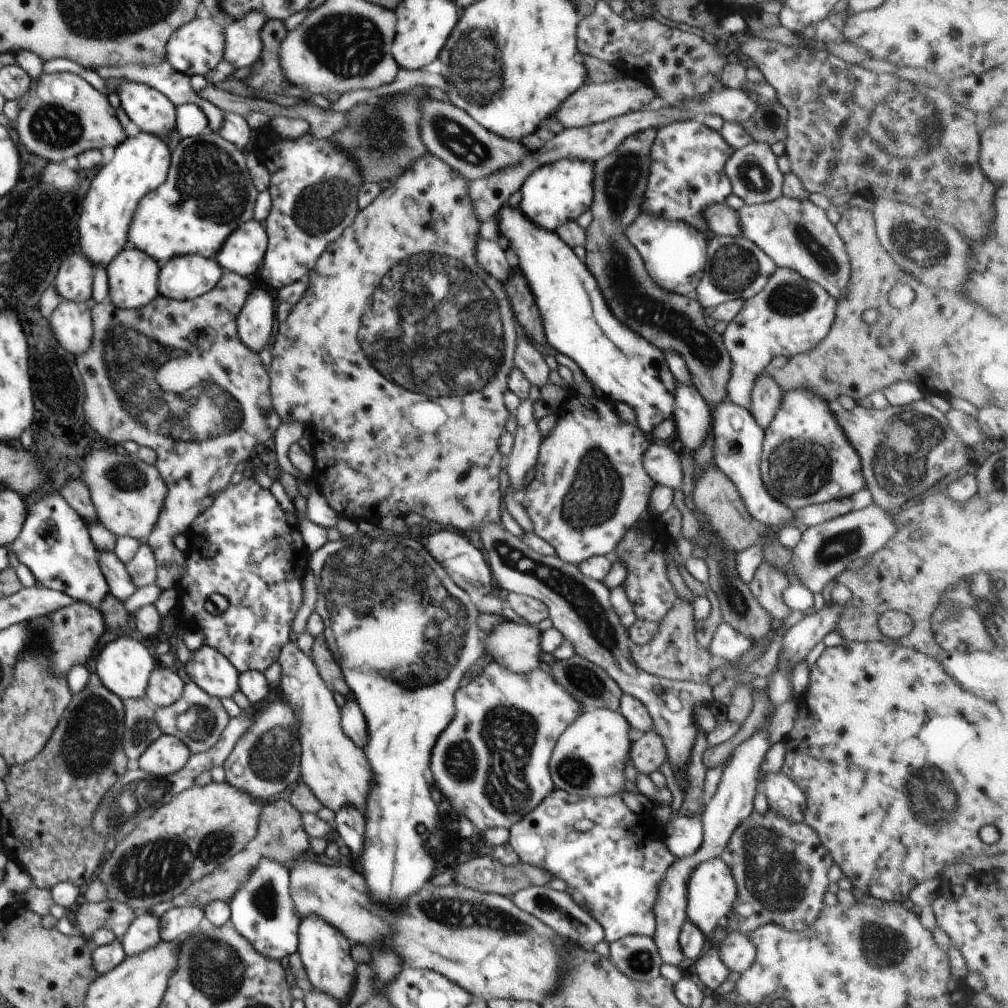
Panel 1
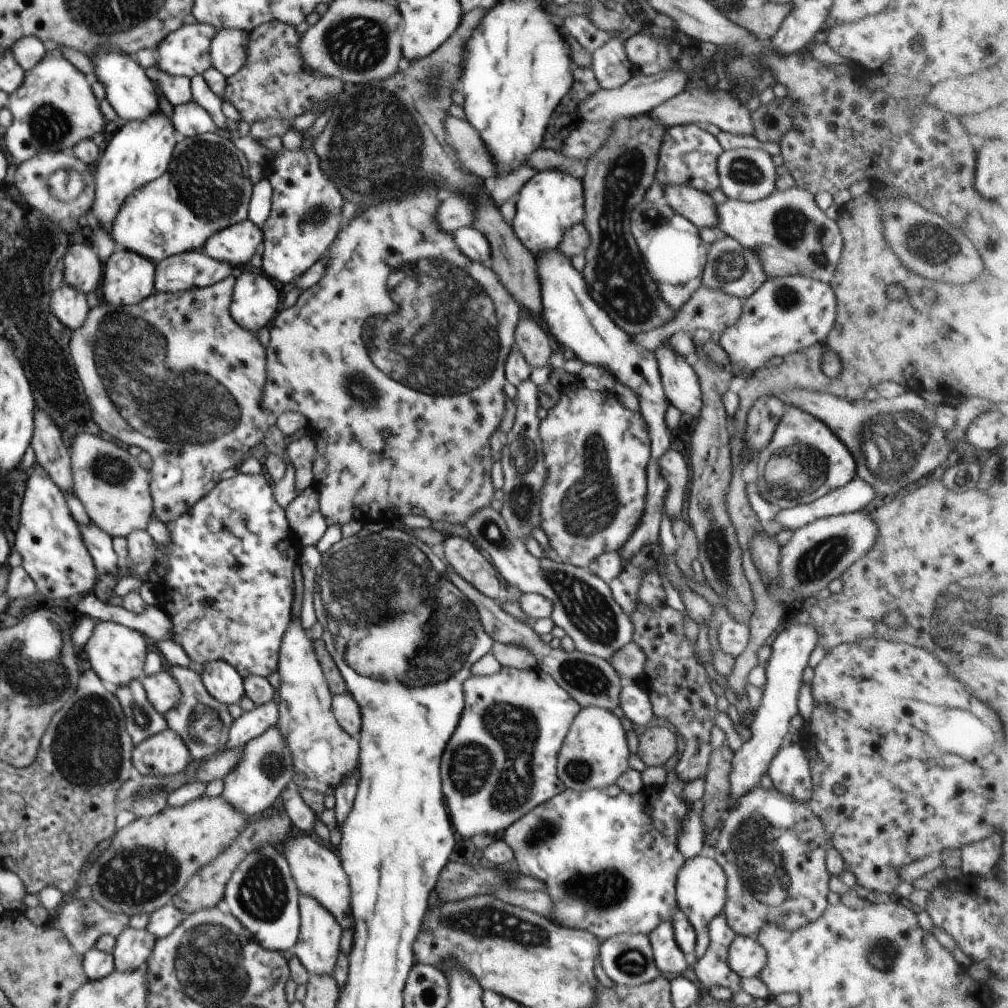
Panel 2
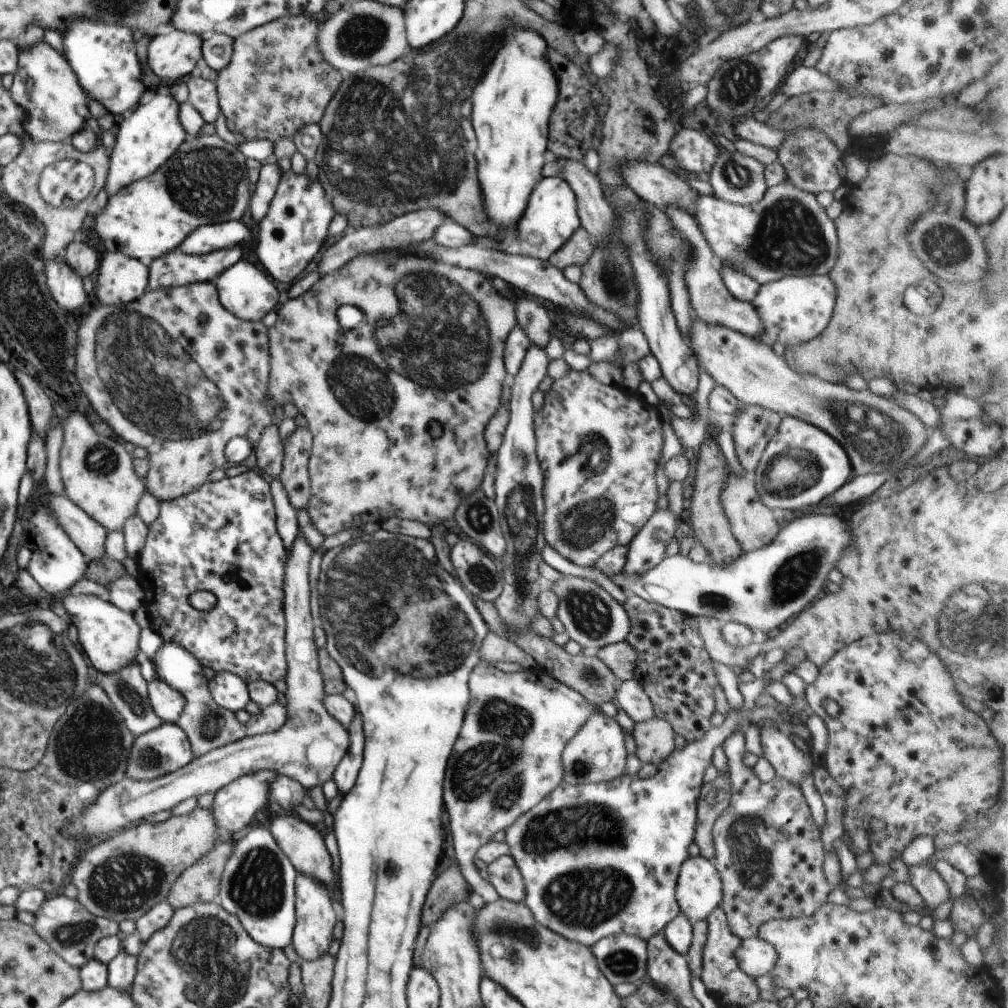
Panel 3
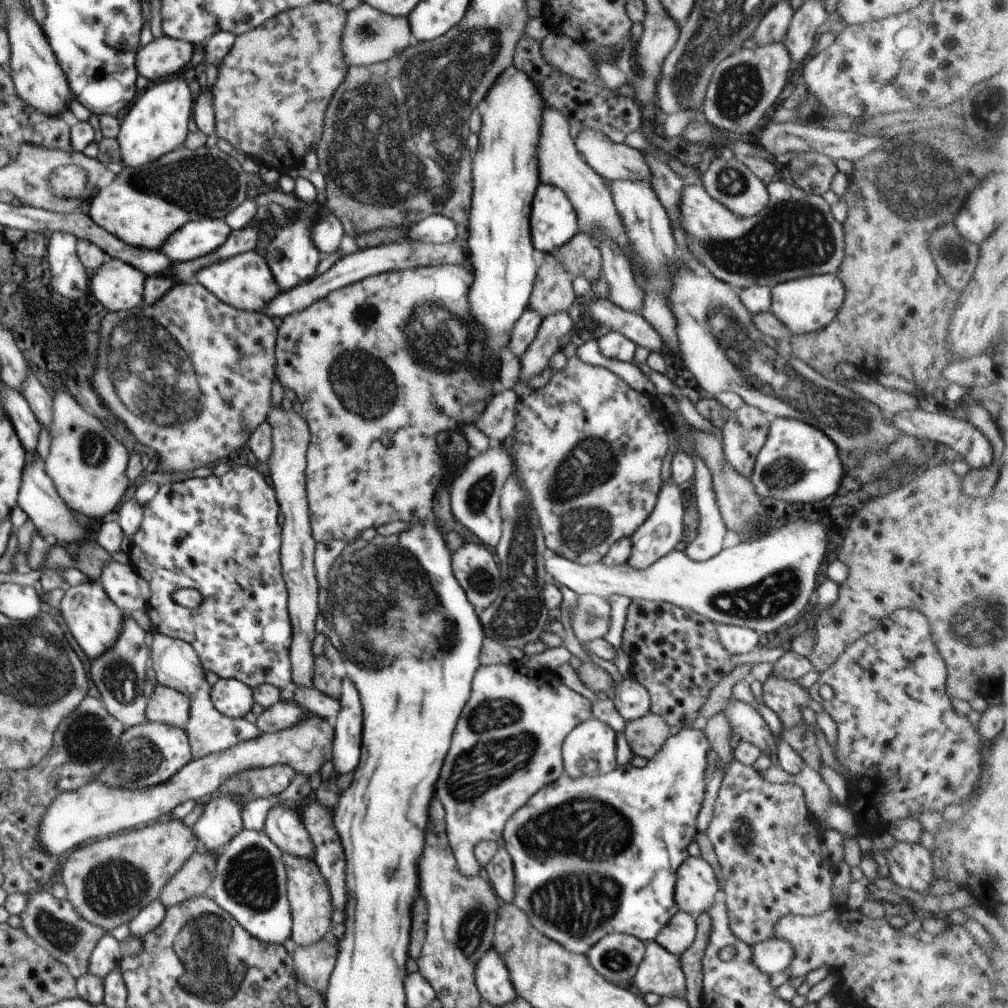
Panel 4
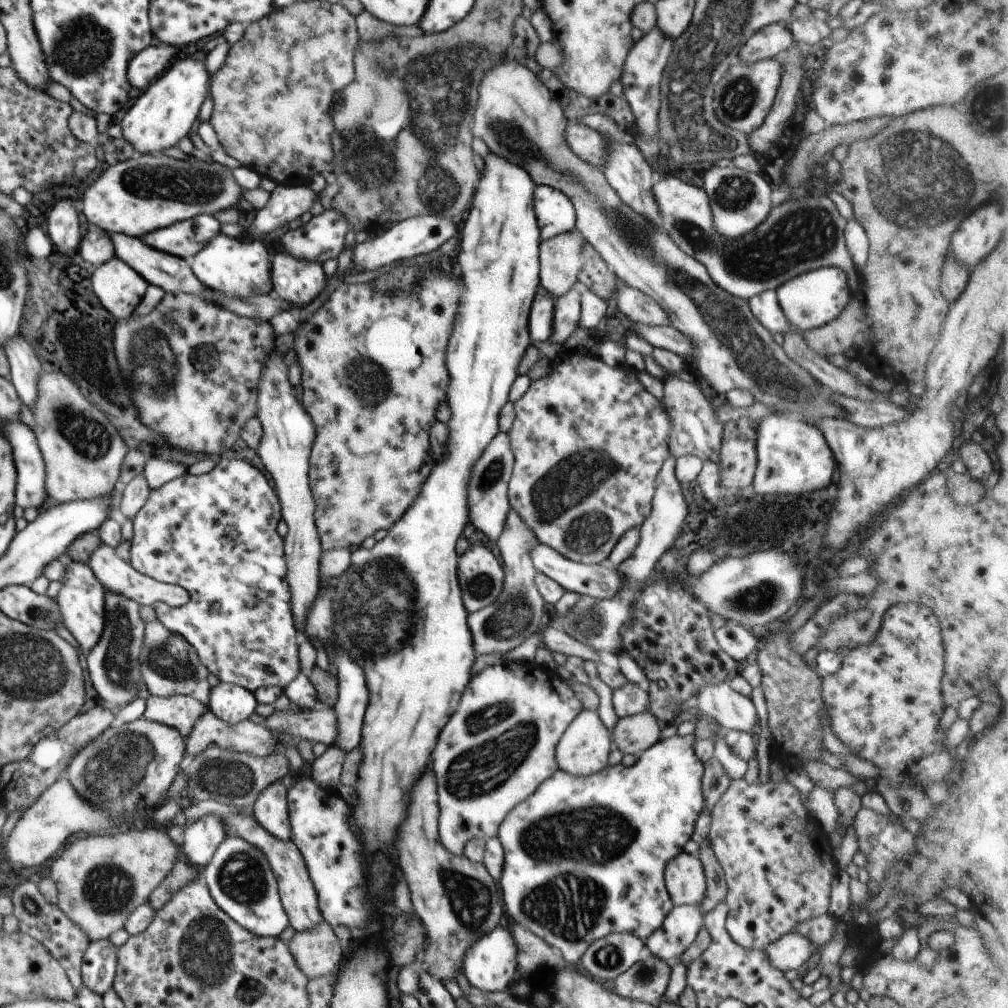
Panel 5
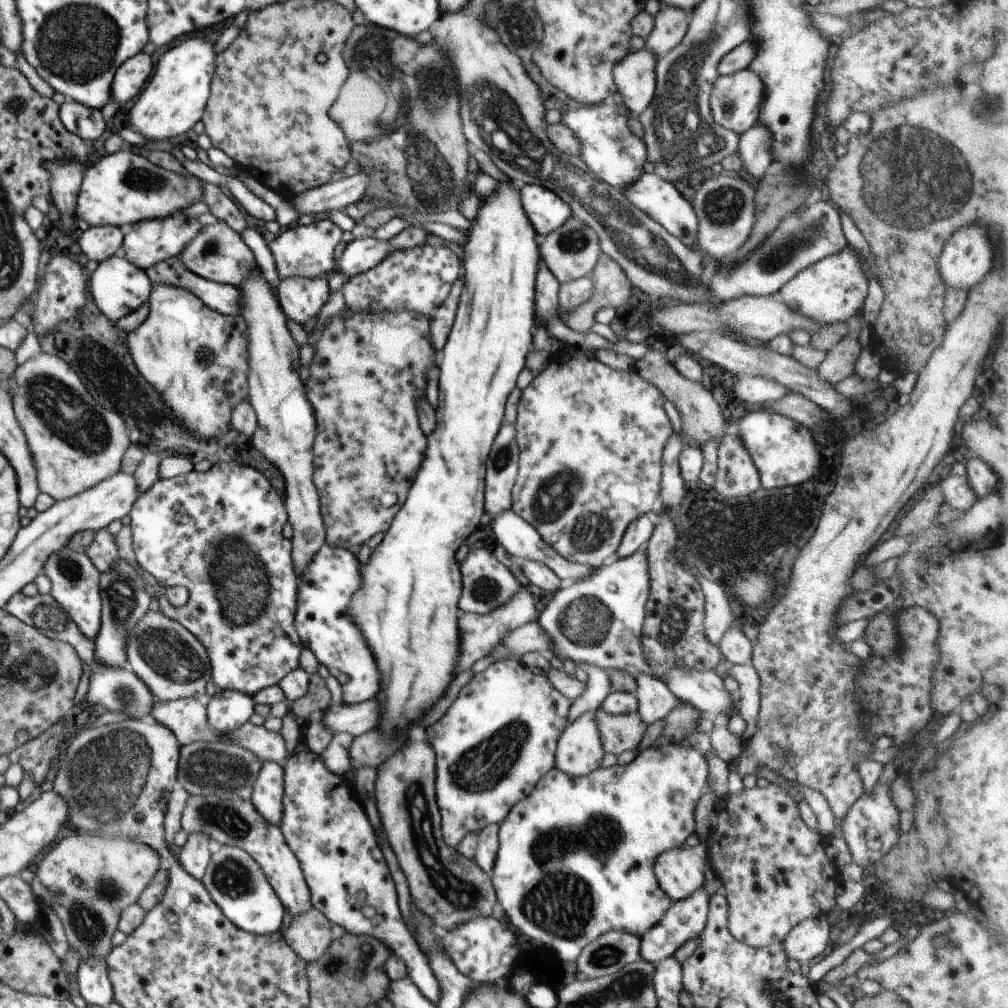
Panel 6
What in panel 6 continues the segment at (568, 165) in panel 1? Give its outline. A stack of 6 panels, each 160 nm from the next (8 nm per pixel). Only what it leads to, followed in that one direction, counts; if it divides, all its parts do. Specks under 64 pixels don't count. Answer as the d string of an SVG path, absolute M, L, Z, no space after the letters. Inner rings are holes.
M524 185L519 191L523 210L541 238L561 227L573 216L570 206L542 185Z

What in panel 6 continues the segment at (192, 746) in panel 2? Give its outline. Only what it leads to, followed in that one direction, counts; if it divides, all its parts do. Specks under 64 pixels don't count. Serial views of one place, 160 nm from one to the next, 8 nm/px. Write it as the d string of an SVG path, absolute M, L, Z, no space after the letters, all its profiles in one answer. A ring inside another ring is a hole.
M160 610L148 612L139 620L127 642L127 662L132 672L149 688L155 700L173 701L184 697L201 697L212 678L212 667L204 645L178 621L169 619ZM248 721L232 734L222 735L227 737L230 744L253 752L261 761L274 761L283 767L290 756L282 735L269 731L264 725L254 725Z

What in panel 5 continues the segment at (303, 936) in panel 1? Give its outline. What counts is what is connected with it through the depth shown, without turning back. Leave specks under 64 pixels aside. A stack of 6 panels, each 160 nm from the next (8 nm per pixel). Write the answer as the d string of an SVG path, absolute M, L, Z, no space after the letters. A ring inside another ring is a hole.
M234 815L222 818L222 820L225 824L224 828L227 836L242 837L266 855L274 876L277 878L281 903L288 915L289 925L294 928L295 932L310 930L312 927L324 922L319 909L316 889L299 848L292 841L281 841L272 836L265 828L262 828L262 825L254 817Z

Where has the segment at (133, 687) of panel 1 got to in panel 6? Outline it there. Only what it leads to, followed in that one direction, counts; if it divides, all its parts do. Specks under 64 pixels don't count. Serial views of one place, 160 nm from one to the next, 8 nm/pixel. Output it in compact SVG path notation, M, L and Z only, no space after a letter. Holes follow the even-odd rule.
M68 545L52 553L44 567L44 573L51 580L51 592L65 614L71 616L81 633L94 641L101 625L101 594L99 592L100 572L85 555L72 550Z

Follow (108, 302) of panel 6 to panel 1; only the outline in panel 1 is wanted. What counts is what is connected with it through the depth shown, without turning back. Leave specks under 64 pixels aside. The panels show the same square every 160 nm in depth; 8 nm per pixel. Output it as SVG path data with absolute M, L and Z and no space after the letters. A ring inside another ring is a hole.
M136 248L122 250L108 266L109 299L118 309L137 310L159 296L160 264Z

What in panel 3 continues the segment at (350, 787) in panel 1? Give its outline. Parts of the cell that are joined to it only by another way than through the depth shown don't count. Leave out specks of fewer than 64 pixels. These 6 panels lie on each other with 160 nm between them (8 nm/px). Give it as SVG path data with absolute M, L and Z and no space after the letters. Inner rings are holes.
M300 530L290 550L283 580L287 662L284 678L286 722L276 732L244 736L204 756L194 757L185 767L164 776L152 780L136 780L126 776L120 782L106 787L89 809L71 817L67 825L70 837L88 840L92 835L112 835L150 814L173 809L179 802L190 797L198 798L206 792L216 793L233 780L261 770L273 770L278 775L286 775L298 781L305 789L322 787L324 782L333 778L336 767L349 751L350 737L348 730L326 710L323 703L326 692L314 638L315 623L311 615L311 586L308 580L308 565L314 550Z

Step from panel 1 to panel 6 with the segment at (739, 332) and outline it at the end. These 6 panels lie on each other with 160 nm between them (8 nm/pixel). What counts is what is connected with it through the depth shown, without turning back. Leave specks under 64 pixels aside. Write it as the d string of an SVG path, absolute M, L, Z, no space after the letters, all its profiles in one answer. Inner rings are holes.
M852 248L842 249L830 258L824 258L806 267L798 276L794 276L788 284L784 284L776 293L778 300L786 306L822 325L847 321L851 316L861 318L864 298L868 292L867 276L862 268L858 254Z

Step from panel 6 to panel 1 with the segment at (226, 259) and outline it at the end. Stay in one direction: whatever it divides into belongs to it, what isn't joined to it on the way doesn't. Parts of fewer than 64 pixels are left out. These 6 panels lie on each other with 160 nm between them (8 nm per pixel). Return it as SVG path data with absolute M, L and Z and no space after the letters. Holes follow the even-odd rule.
M252 288L246 296L246 304L238 312L236 320L238 337L247 348L260 353L268 345L277 312L275 293L271 290Z

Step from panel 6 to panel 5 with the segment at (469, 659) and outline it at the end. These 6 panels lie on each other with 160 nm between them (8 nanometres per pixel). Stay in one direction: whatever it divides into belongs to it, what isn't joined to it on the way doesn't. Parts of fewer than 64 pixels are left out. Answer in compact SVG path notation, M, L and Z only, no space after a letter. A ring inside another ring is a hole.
M509 508L505 527L500 538L496 541L502 556L502 566L505 572L500 598L496 608L477 610L469 613L468 626L473 636L475 651L478 655L500 653L504 655L509 650L520 646L524 640L534 633L540 632L546 622L545 600L537 589L535 578L539 571L534 566L531 552L539 543L534 531L522 520L522 517L512 508Z

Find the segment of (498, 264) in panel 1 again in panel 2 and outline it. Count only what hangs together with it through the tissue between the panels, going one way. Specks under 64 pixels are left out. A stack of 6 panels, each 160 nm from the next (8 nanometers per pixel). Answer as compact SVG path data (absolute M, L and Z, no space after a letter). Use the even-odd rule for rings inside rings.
M472 226L459 228L452 234L462 254L468 256L472 261L490 265L491 246L482 232Z

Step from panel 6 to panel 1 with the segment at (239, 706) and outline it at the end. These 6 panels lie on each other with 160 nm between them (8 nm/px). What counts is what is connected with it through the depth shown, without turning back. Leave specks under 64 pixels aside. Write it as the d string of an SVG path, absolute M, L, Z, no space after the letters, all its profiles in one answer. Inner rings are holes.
M202 645L192 654L184 667L184 676L192 678L201 690L214 699L232 698L239 690L239 673L237 669L223 656Z

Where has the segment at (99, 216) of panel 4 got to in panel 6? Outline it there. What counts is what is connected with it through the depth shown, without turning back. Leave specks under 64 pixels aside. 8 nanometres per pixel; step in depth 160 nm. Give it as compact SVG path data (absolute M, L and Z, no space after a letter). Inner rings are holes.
M125 146L117 153L102 157L91 168L84 167L75 216L85 220L90 227L110 225L125 231L138 221L182 213L181 210L202 198L202 179L190 173L186 176L163 169Z

